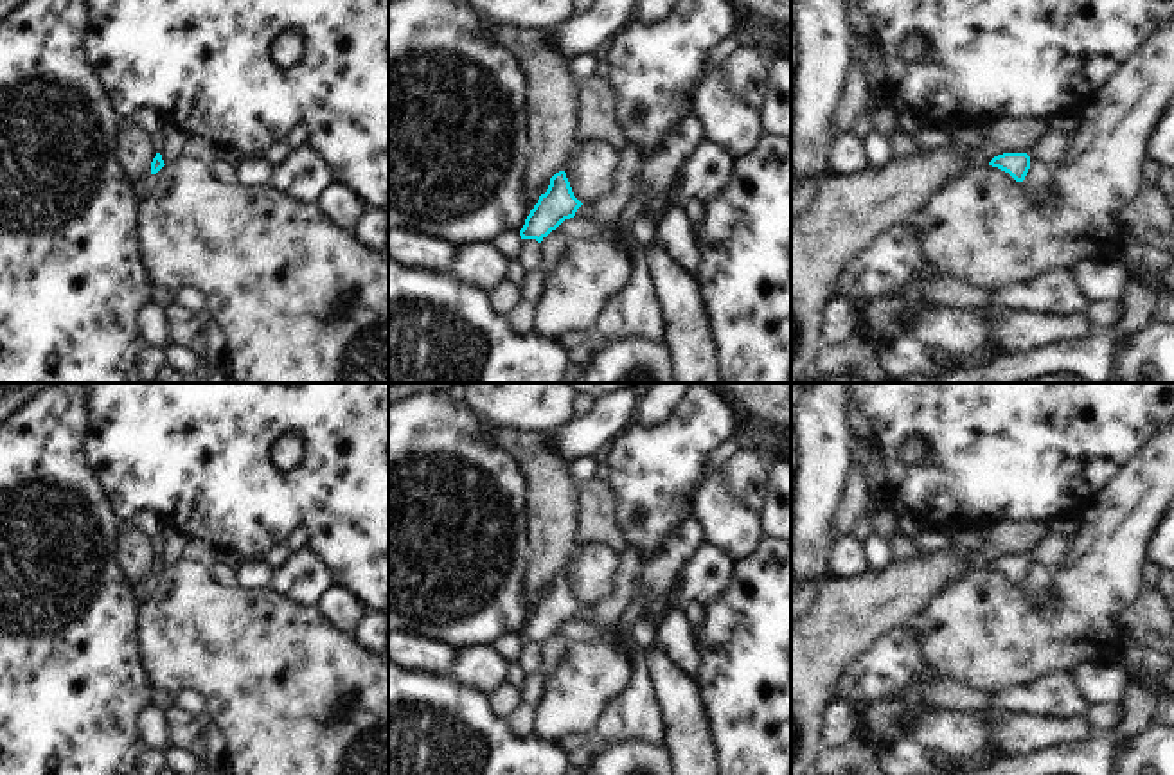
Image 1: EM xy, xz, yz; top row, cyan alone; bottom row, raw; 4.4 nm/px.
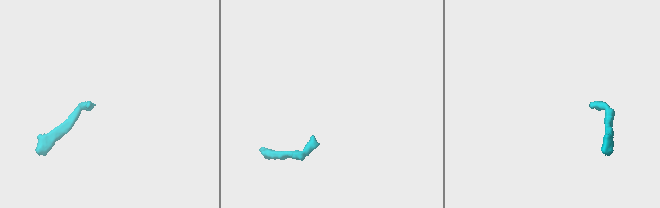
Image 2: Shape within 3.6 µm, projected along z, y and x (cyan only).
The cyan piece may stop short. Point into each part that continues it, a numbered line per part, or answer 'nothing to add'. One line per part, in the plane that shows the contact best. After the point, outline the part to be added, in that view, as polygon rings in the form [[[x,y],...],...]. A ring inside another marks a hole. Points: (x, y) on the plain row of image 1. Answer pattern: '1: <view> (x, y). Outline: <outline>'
nothing to add

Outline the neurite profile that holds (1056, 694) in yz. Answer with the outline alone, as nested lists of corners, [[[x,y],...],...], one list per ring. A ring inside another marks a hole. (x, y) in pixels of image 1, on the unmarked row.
[[[1070,671],[1043,676],[1034,689],[1030,707],[1039,717],[1054,717],[1059,721],[1088,716],[1091,708]]]

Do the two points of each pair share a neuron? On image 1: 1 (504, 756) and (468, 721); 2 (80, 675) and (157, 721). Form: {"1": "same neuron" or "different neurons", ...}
{"1": "same neuron", "2": "different neurons"}

